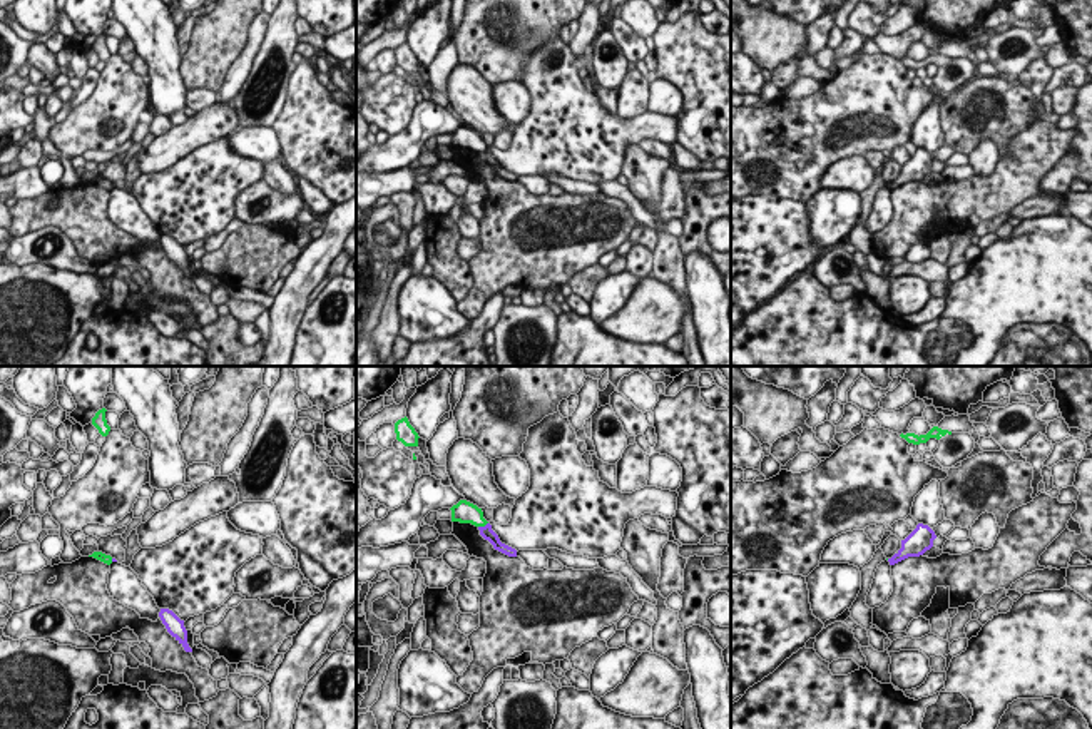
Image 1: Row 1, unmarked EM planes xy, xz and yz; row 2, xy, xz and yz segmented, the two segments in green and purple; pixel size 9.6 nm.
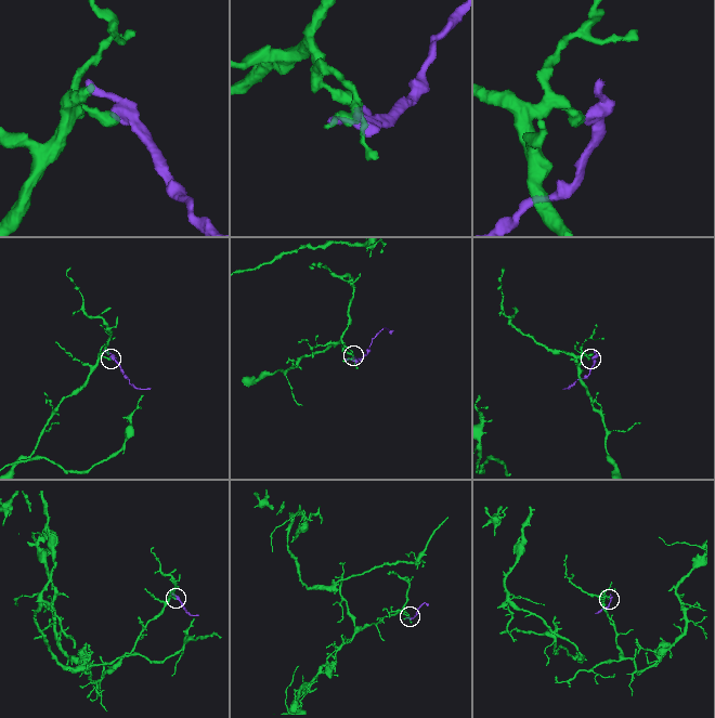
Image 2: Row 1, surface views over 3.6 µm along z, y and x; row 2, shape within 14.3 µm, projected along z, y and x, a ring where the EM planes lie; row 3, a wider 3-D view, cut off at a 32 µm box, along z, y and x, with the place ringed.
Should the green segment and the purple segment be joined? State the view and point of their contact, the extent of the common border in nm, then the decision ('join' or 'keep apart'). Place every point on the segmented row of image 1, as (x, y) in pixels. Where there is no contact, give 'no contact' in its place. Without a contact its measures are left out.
xz (482, 525) | 110 nm | keep apart

